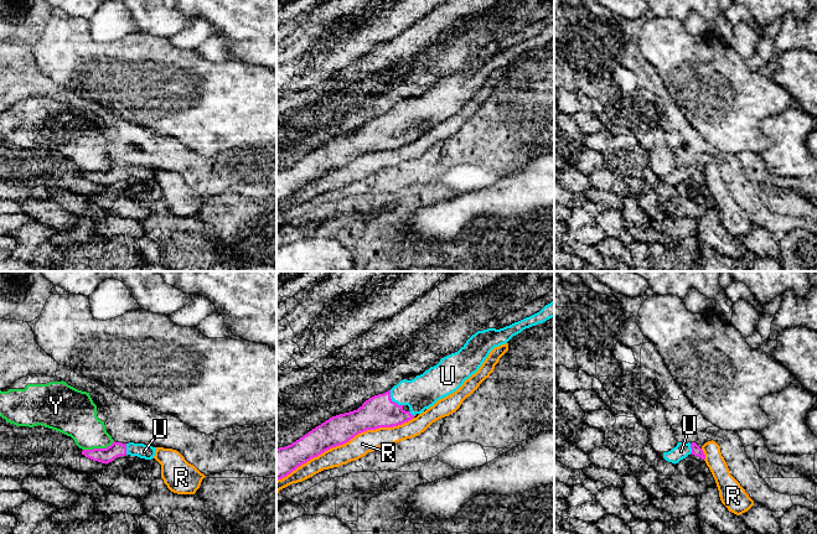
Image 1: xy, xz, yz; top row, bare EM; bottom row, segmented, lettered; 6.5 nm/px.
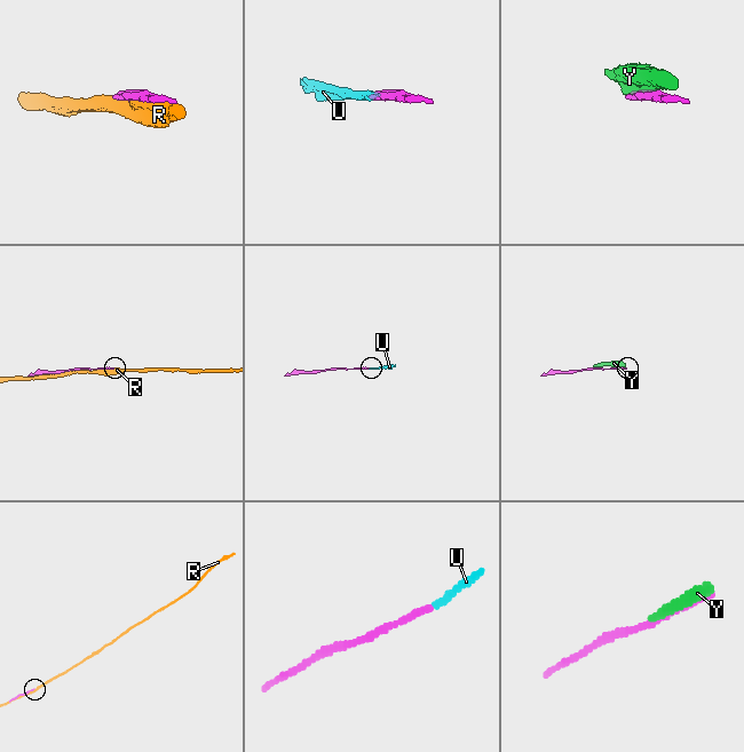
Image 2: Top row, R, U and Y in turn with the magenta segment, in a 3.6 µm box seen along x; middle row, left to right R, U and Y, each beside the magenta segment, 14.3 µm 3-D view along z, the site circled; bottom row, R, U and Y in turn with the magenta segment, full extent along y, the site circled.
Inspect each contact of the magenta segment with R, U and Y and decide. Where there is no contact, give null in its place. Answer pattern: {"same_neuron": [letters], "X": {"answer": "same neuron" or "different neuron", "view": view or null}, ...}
{"same_neuron": ["U"], "R": {"answer": "different neuron", "view": "xz"}, "U": {"answer": "same neuron", "view": "xz"}, "Y": {"answer": "different neuron", "view": "xy"}}

